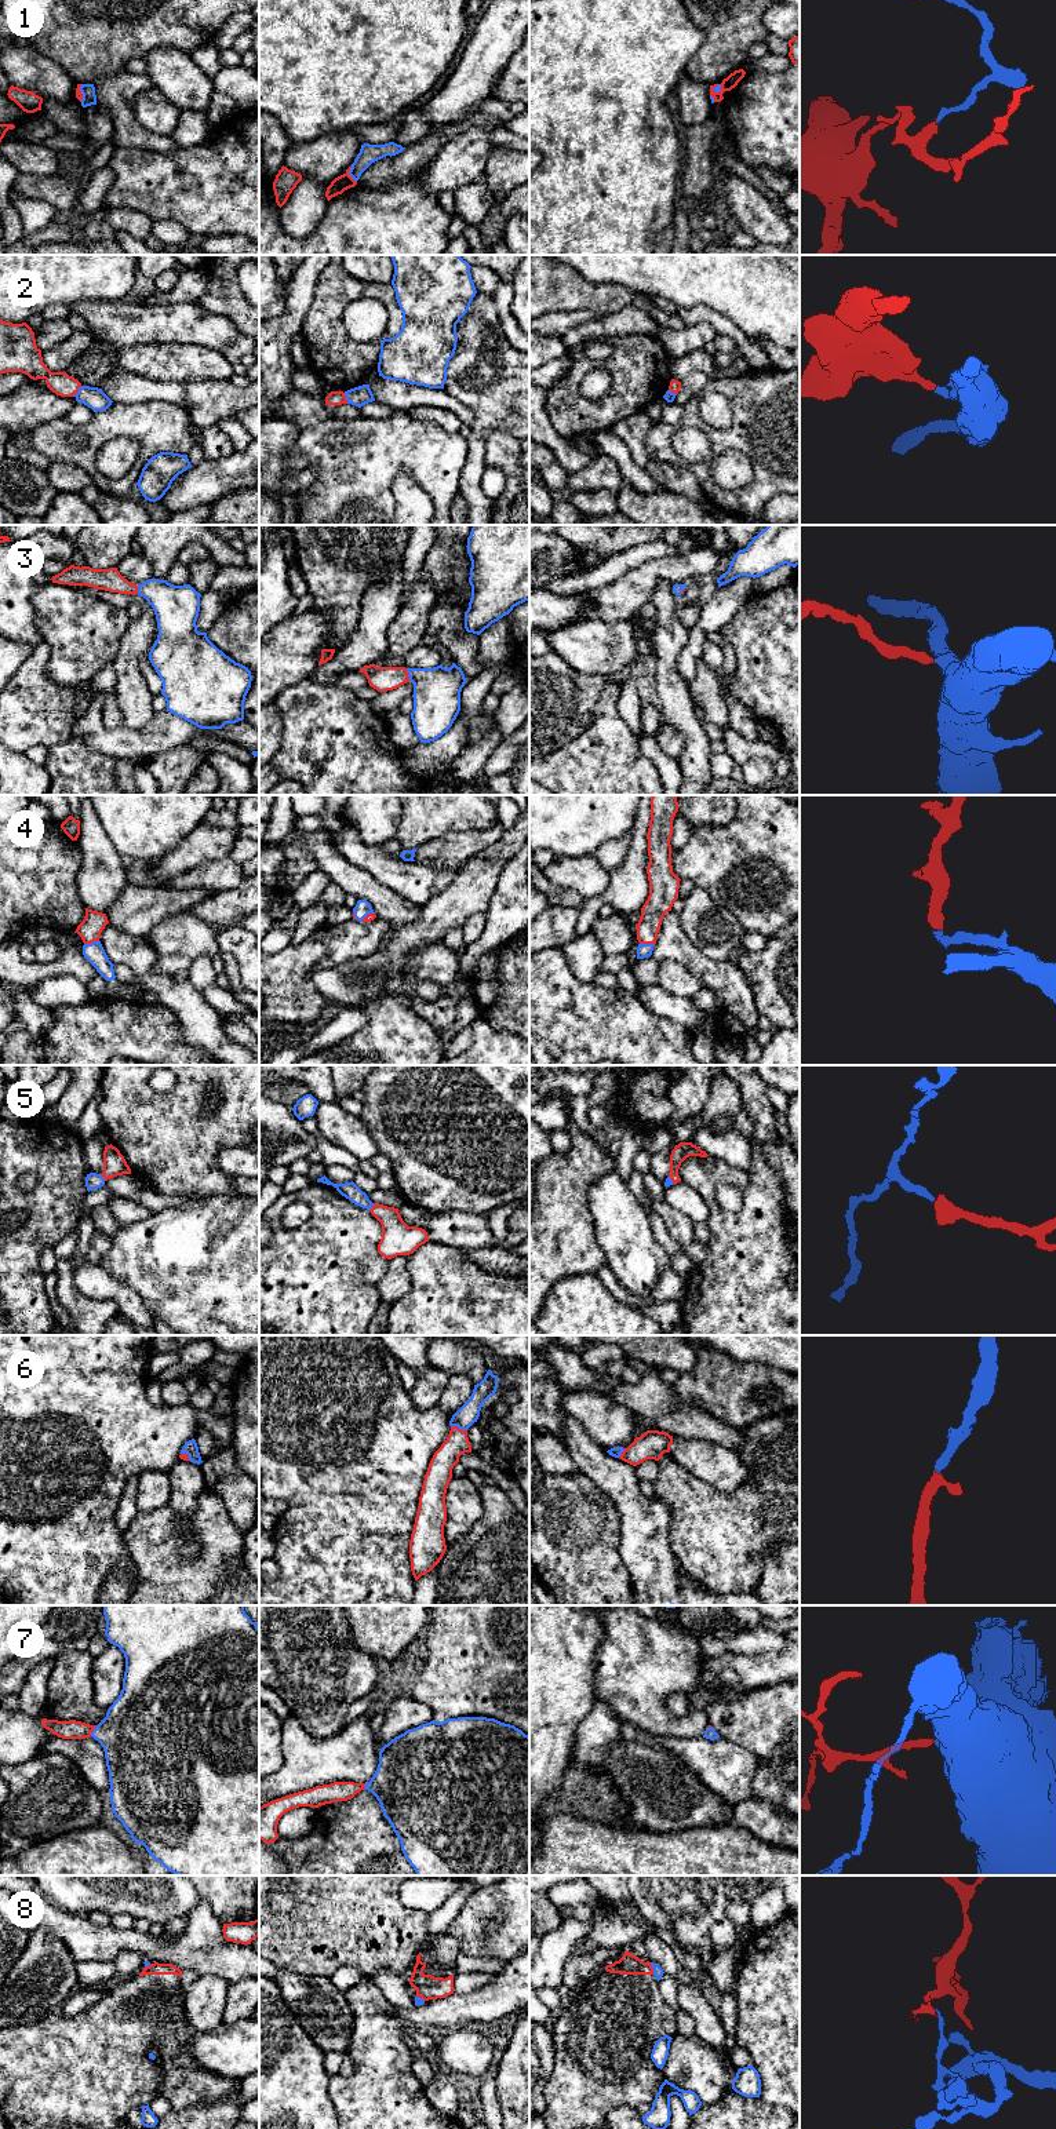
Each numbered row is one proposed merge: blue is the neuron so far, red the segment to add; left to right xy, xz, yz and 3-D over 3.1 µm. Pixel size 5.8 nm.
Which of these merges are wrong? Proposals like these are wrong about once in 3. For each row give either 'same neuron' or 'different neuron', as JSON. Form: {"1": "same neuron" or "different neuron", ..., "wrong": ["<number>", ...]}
{"1": "different neuron", "2": "different neuron", "3": "same neuron", "4": "same neuron", "5": "same neuron", "6": "same neuron", "7": "same neuron", "8": "different neuron", "wrong": ["1", "2", "8"]}

